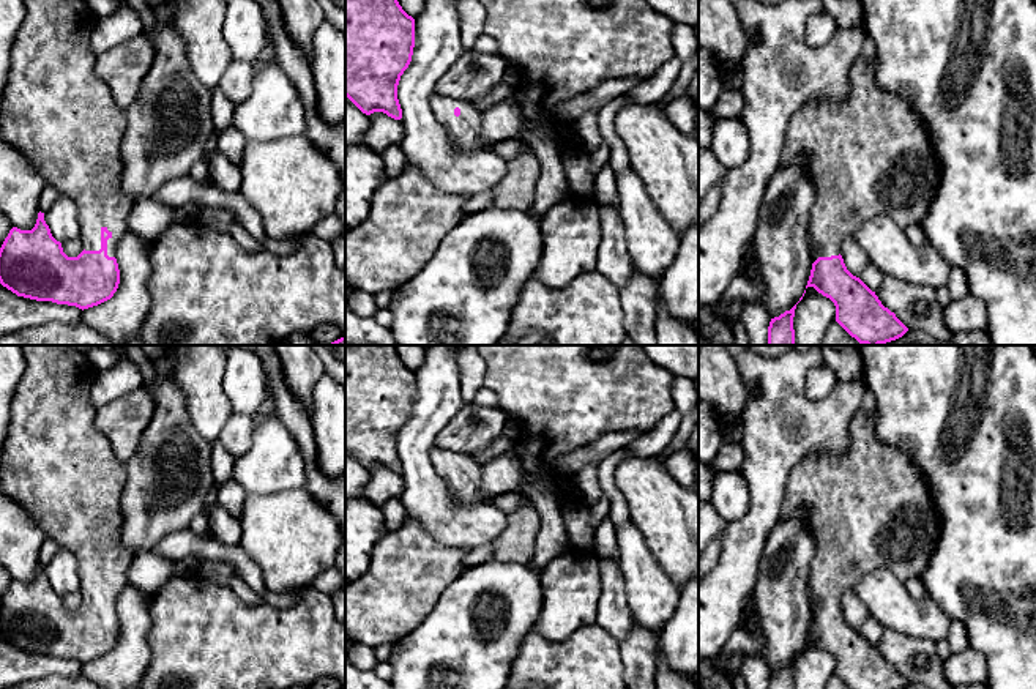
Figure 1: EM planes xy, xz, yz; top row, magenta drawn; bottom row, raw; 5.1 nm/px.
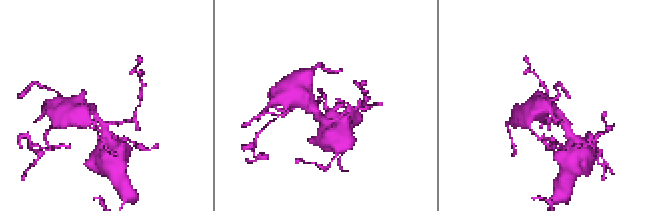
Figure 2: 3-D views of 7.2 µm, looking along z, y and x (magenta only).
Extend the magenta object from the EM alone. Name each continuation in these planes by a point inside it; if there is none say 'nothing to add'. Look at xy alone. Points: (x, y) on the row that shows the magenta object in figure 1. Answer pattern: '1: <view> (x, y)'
1: xy (55, 111)

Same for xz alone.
1: xz (464, 131)

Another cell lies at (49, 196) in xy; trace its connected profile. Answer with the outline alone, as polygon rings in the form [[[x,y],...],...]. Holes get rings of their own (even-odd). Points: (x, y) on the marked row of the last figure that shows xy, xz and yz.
[[[46,184],[39,197],[39,211],[47,213],[58,199],[60,192],[54,186]]]

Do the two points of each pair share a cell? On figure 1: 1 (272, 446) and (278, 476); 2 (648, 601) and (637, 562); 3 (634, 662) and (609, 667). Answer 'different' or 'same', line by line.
1: same
2: same
3: different

